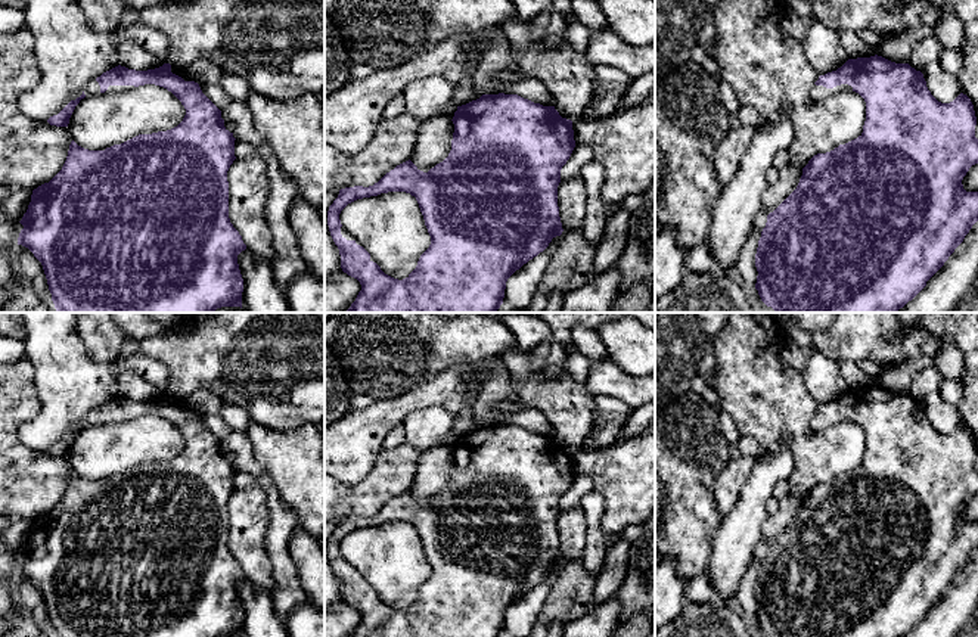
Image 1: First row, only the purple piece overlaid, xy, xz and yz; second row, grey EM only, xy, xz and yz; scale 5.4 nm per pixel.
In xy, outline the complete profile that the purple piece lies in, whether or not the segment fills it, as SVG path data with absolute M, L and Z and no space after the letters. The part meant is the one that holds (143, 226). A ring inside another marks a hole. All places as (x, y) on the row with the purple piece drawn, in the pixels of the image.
M170 63L148 71L118 65L89 83L80 97L47 122L68 127L75 106L86 96L121 93L145 84L171 91L186 109L183 121L171 130L139 134L105 150L89 150L72 140L62 170L32 190L19 221L24 229L18 245L28 248L41 262L58 313L214 313L221 307L242 308L243 279L237 255L246 245L229 218L227 181L227 171L236 159L236 139L198 83L173 74Z

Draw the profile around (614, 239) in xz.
M621 208L608 218L602 240L596 246L592 276L600 274L618 262L627 245L630 215L628 209Z

